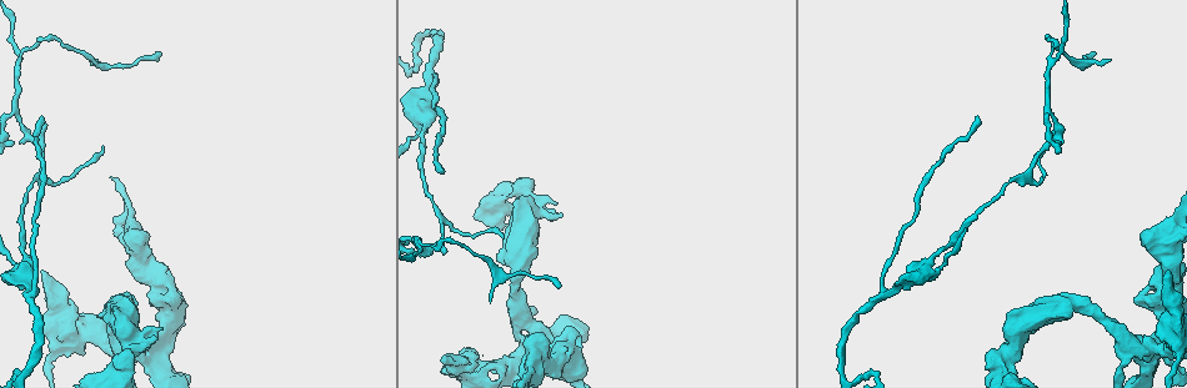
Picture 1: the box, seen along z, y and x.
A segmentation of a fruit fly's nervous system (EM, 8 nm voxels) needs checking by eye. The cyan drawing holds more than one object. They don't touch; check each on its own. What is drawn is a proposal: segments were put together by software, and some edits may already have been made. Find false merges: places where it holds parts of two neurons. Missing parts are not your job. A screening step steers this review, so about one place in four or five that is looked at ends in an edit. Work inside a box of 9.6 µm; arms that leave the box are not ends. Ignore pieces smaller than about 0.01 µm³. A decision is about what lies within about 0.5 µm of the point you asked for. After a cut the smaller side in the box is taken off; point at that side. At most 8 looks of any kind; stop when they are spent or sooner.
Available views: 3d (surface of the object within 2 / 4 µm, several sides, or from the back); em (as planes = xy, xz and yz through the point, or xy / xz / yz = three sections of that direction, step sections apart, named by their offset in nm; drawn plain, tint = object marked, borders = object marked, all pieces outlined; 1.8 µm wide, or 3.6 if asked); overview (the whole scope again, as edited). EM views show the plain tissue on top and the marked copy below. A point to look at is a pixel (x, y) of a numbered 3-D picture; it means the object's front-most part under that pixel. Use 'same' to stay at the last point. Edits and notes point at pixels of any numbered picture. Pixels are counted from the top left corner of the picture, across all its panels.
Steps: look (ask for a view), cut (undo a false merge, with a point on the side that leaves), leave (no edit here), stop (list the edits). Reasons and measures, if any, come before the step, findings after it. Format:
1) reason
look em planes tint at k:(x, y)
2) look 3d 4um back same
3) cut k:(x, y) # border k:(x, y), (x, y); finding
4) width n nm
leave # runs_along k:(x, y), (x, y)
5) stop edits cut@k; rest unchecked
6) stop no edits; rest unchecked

closes a loop
look em planes tint at 1:(1151, 357)

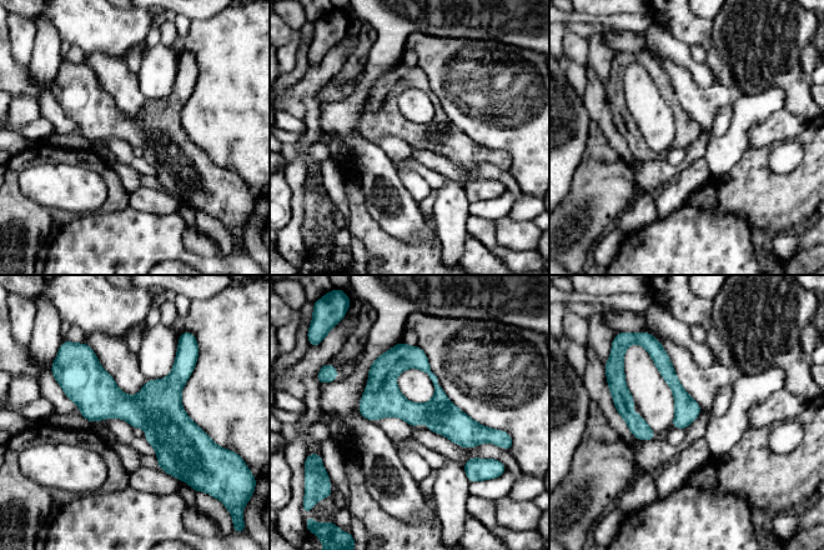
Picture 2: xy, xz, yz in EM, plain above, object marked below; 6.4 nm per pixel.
leave # runs_along 2:(64, 381), (152, 410), (200, 441); all the same neuron

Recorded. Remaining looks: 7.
a fork
look 3d 4um at 1:(535, 214)

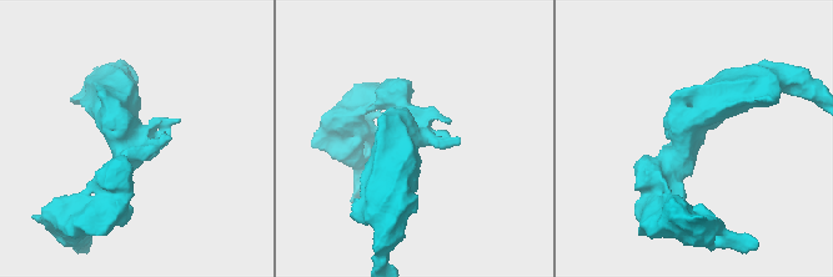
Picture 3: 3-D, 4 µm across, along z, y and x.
look em xy step 8 tint at 3:(690, 129)

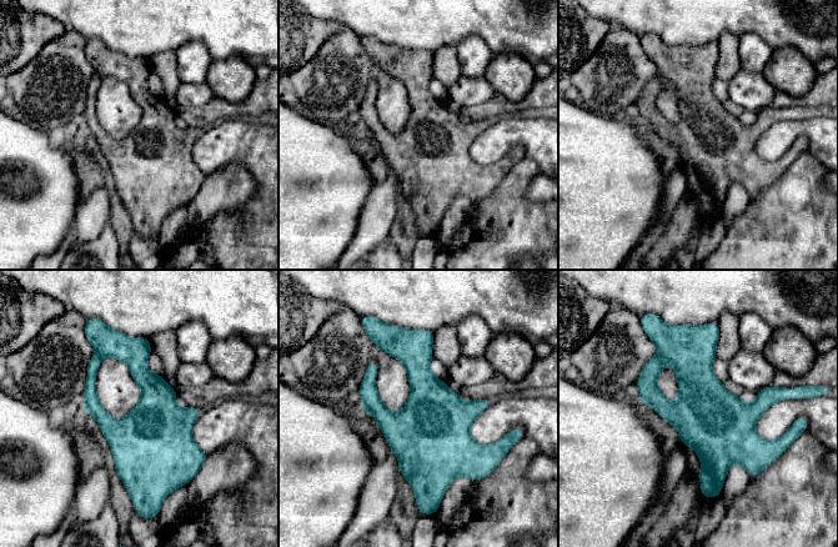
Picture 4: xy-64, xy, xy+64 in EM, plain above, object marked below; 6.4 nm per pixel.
look em planes borders same

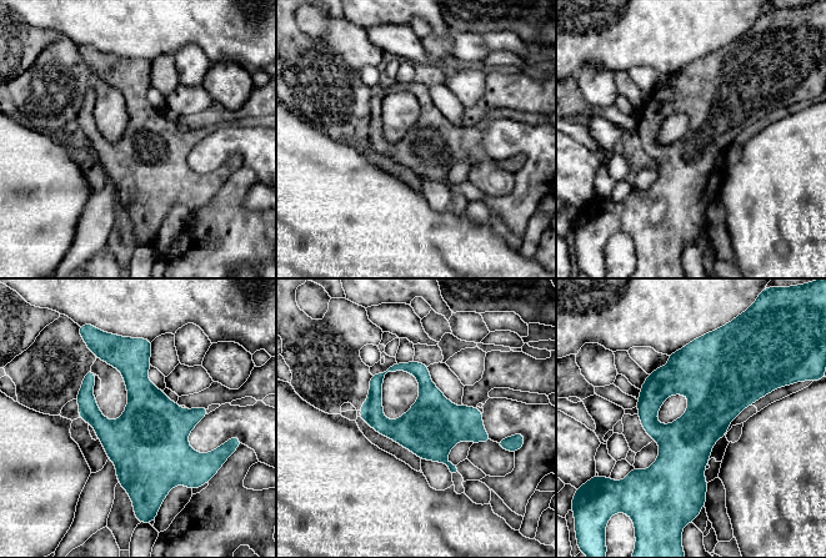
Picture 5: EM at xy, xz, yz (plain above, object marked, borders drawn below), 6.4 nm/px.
leave # one neuron here

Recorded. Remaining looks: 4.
arms run side by side
look em planes tint at 1:(422, 109)

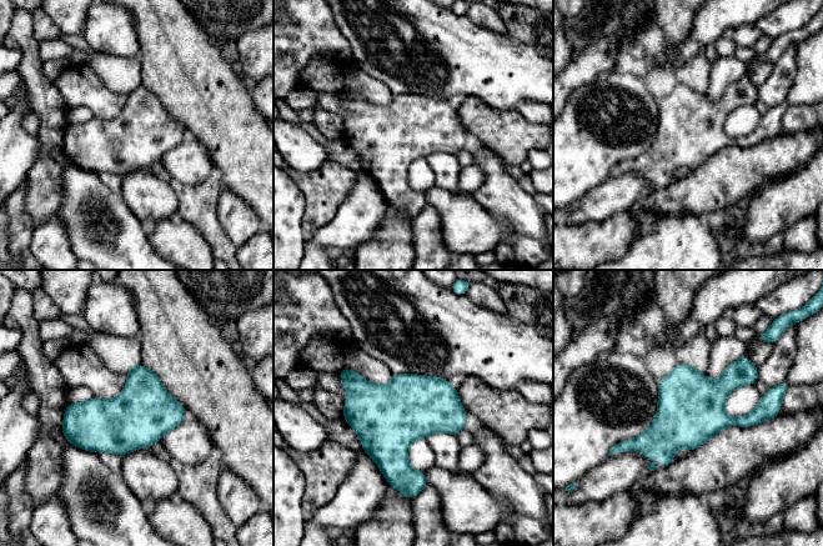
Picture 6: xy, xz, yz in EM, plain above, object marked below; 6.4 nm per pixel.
width 400 nm
leave # continuous, no second neuron

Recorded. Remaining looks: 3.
stop no edits; rest unchecked

